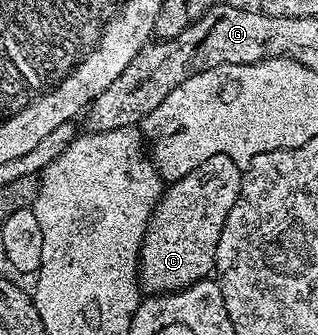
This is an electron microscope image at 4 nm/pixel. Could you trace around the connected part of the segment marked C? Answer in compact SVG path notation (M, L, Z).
M214 153L189 175L164 188L139 252L139 284L144 294L175 293L214 274L217 239L221 239L221 227L237 203L242 178L243 169L236 161Z

